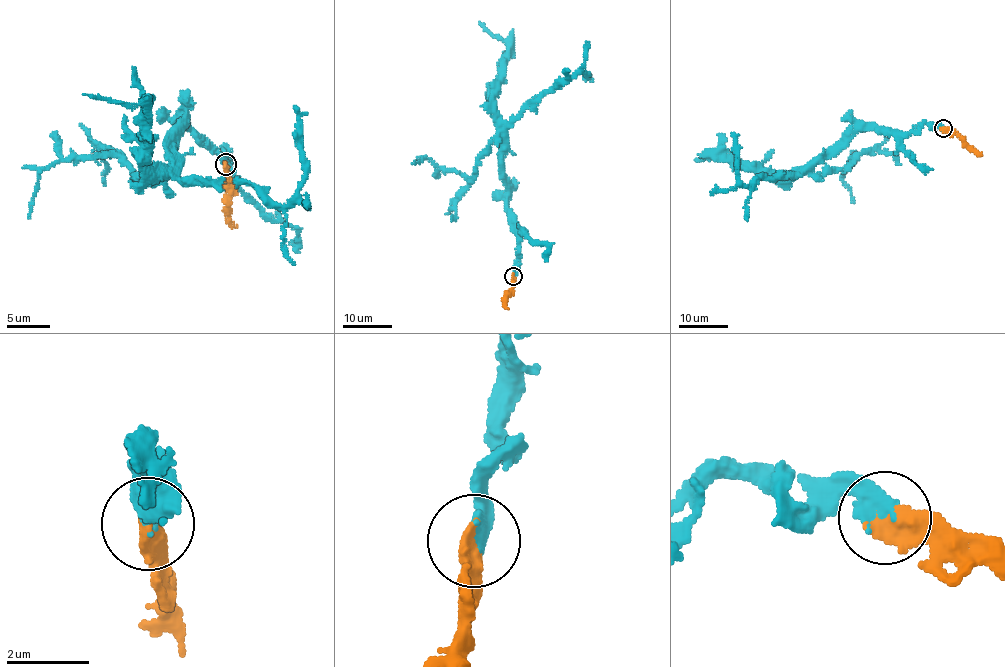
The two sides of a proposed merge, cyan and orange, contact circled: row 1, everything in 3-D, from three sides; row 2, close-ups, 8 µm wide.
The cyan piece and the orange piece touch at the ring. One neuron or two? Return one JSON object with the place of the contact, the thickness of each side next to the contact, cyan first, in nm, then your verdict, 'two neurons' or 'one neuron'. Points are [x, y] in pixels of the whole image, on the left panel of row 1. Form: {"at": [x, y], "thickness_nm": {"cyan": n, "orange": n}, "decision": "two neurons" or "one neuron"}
{"at": [225, 164], "thickness_nm": {"cyan": 360, "orange": 480}, "decision": "one neuron"}

